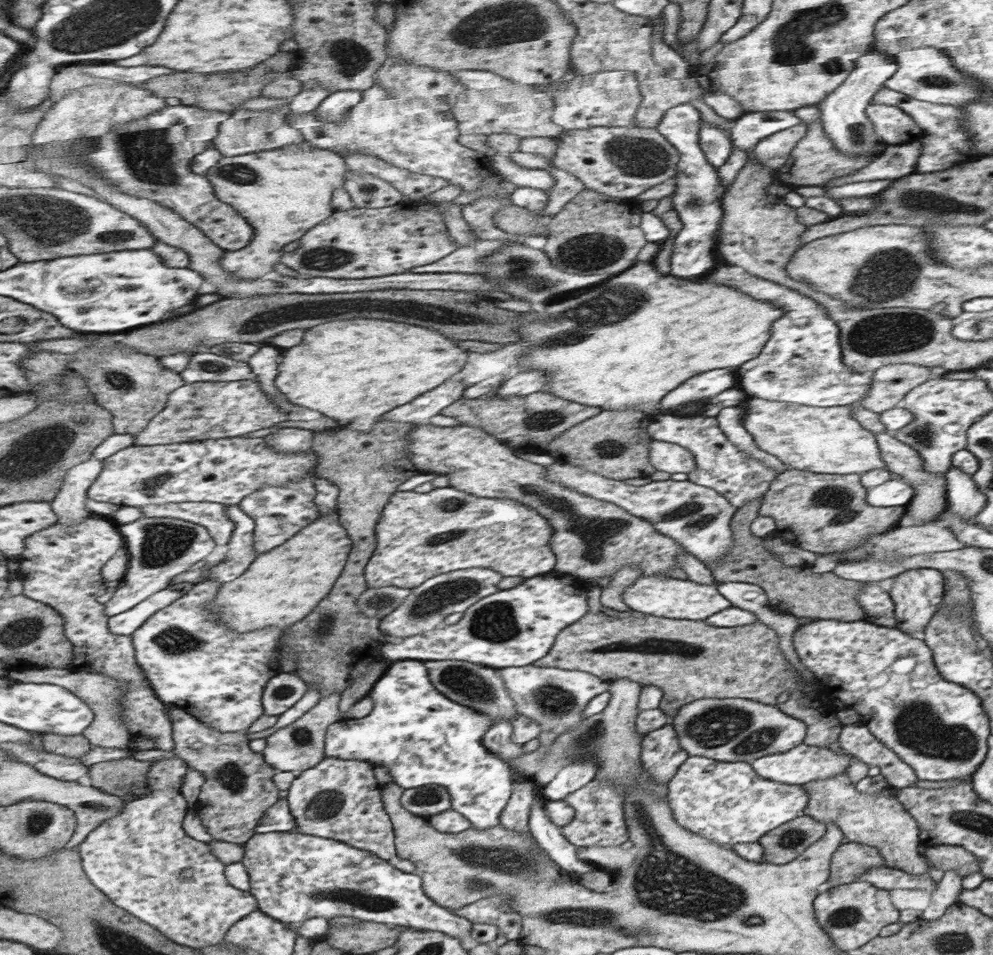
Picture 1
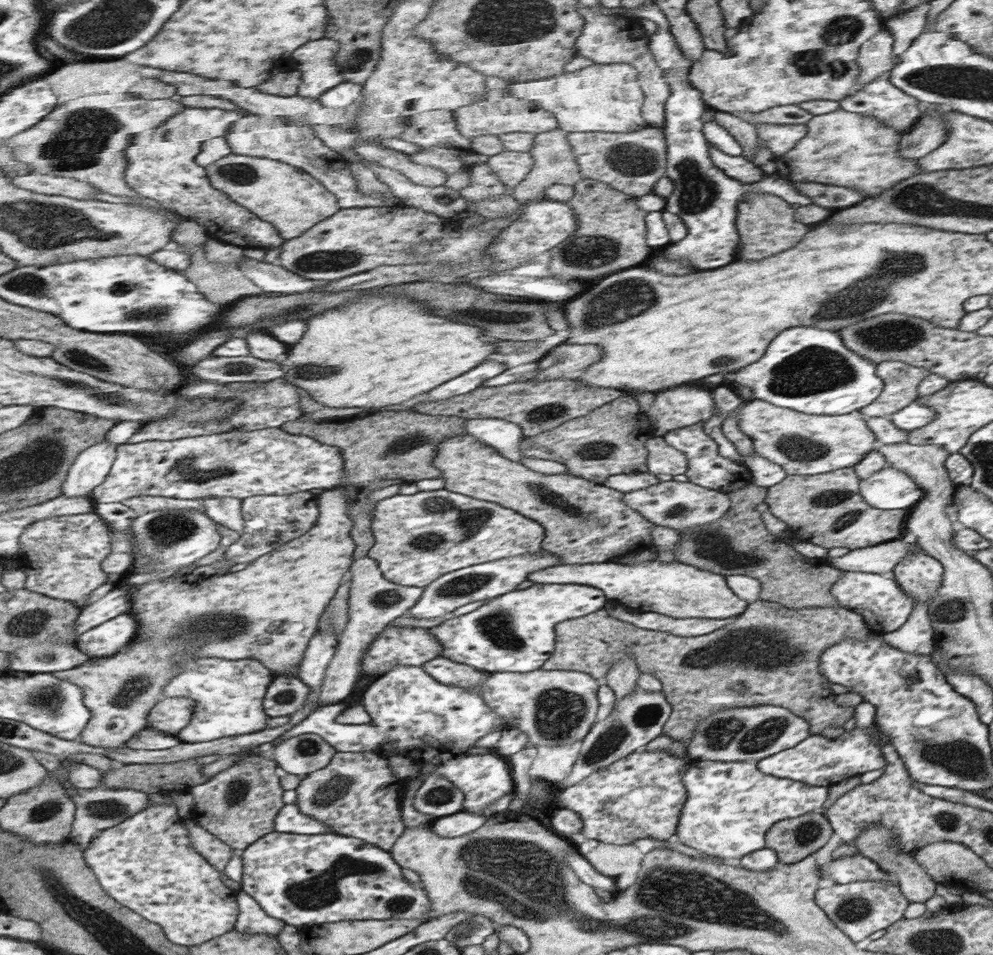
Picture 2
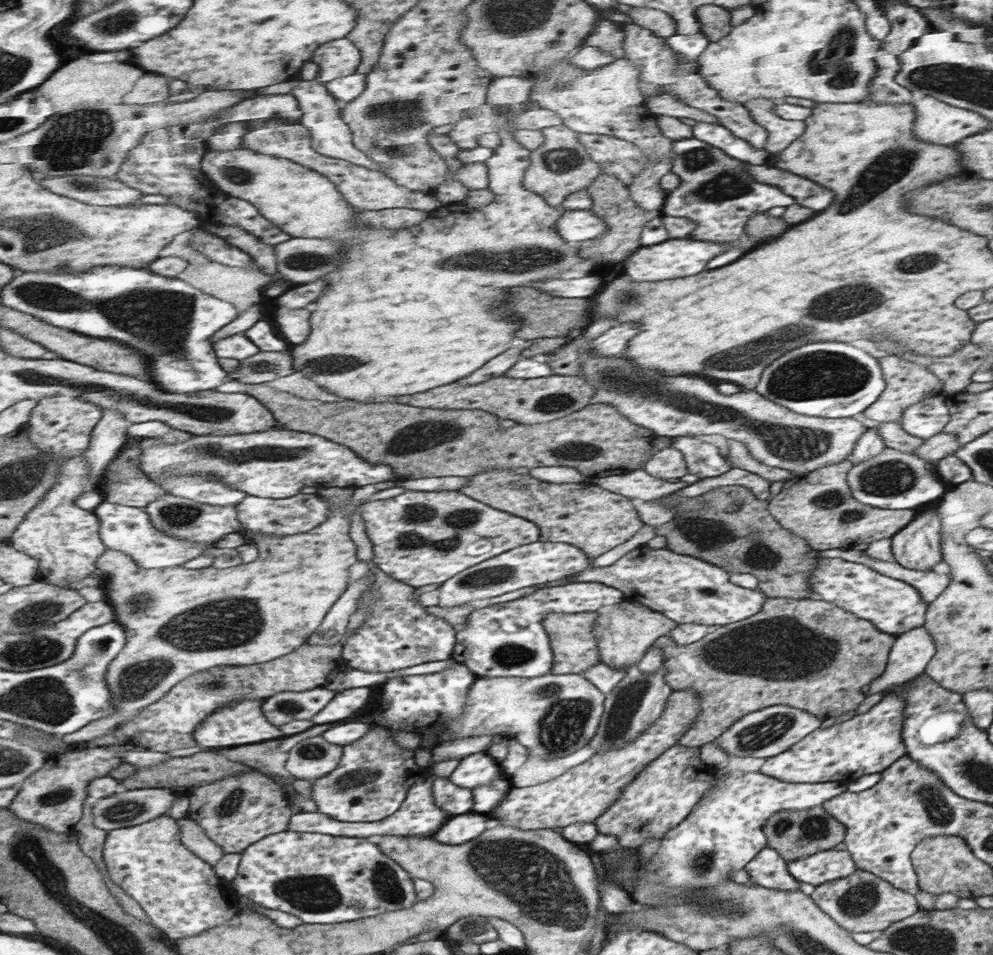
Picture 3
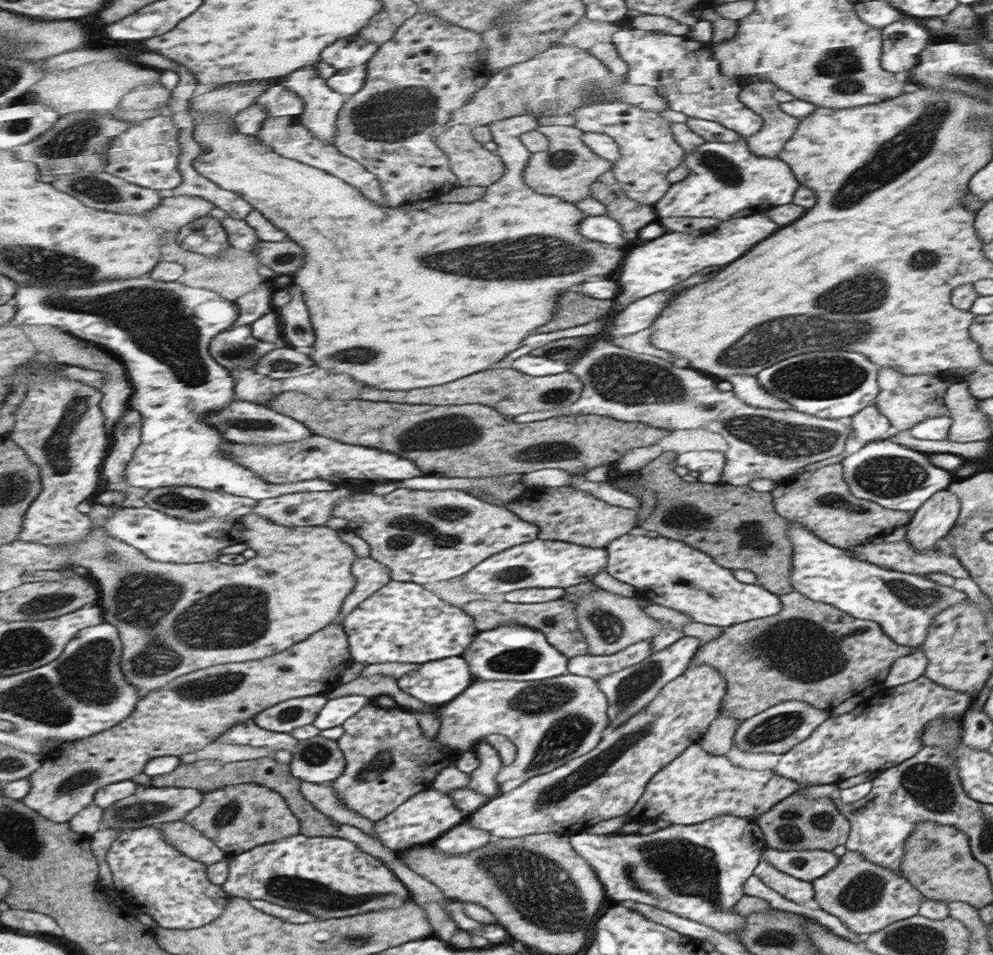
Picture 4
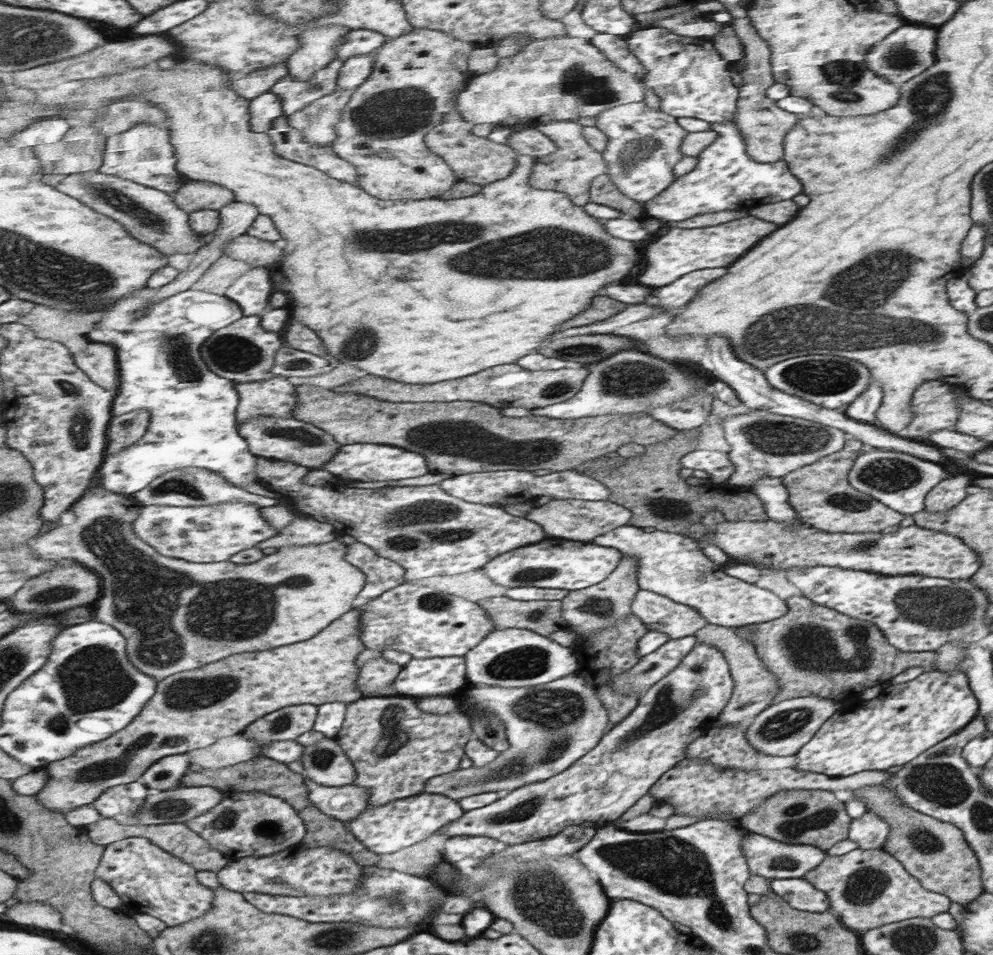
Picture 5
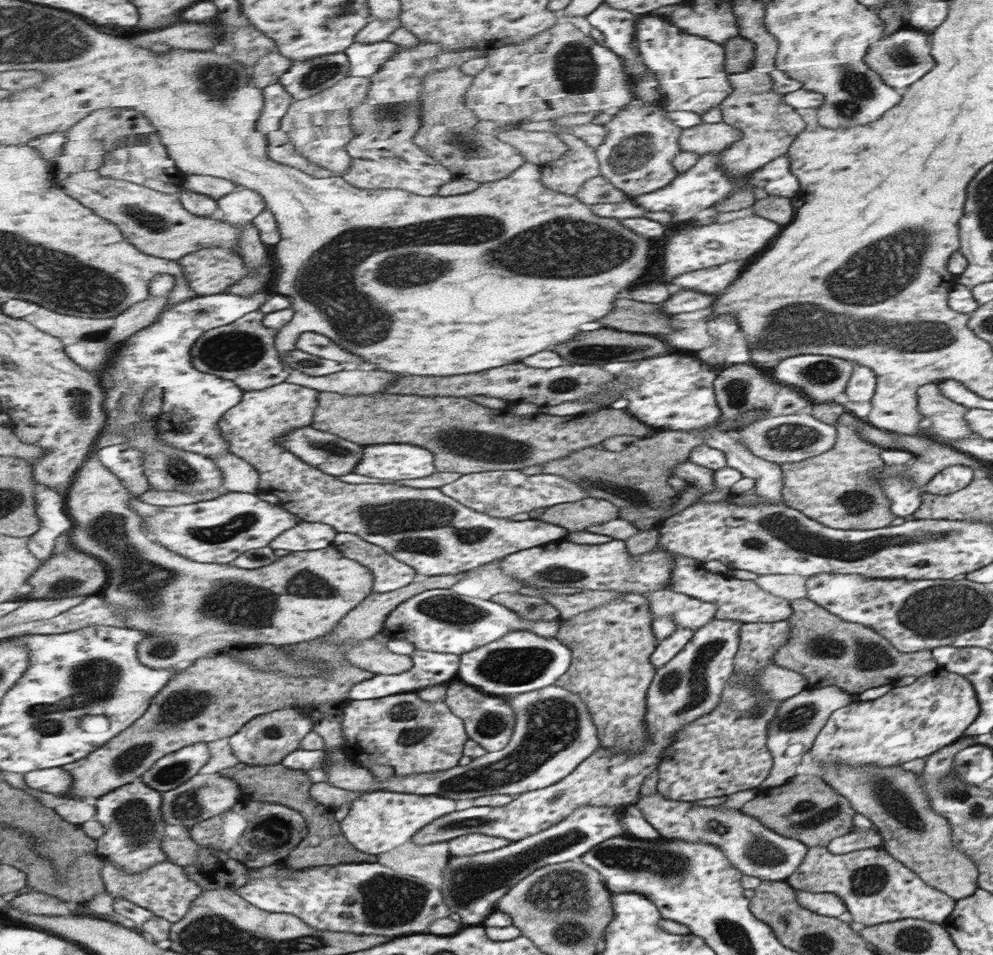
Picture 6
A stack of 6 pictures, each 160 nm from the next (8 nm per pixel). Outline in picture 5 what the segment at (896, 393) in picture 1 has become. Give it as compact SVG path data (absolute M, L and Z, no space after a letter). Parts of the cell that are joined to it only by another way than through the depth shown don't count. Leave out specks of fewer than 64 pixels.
M926 380L911 396L912 422L907 438L923 441L933 430L953 428L960 408L950 385L941 380Z

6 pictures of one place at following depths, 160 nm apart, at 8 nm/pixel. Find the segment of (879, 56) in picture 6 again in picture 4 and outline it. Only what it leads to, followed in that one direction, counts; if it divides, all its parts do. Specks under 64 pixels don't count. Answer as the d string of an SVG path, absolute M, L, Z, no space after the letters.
M906 15L904 20L892 22L880 29L882 32L879 64L889 73L901 77L911 71L918 61L917 54L927 46L929 32L922 21Z

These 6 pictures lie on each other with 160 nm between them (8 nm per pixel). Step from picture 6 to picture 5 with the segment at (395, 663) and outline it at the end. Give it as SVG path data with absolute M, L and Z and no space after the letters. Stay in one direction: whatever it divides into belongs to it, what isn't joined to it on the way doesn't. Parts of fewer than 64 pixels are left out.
M383 657L373 658L365 663L361 670L358 687L365 696L391 696L391 694L405 696L398 690L393 690L395 679L402 672L399 664L389 662Z

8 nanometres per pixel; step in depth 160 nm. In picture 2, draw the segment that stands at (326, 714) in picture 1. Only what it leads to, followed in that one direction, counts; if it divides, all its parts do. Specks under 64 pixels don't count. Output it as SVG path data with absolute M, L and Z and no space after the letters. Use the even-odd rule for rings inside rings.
M370 555L354 561L351 572L353 577L352 589L350 590L349 624L347 624L342 636L338 638L336 653L334 654L333 660L331 660L331 664L329 664L329 668L327 668L327 673L325 673L321 696L318 700L318 704L321 707L343 702L343 700L354 691L359 679L362 678L363 655L371 646L371 643L377 640L376 637L381 635L381 632L385 632L386 629L394 623L395 619L402 618L404 615L409 614L411 609L421 601L421 597L423 597L423 593L426 591L426 588L411 587L407 584L395 584L384 576L378 560L375 560ZM300 735L275 746L279 766L289 774L306 777L331 764L338 750L317 735Z

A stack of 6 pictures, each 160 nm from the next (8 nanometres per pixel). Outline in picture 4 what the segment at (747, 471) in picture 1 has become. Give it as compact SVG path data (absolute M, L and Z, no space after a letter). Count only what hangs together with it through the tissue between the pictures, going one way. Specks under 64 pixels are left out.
M691 451L676 455L677 466L698 472L697 480L705 484L717 483L724 469L724 453L715 451Z

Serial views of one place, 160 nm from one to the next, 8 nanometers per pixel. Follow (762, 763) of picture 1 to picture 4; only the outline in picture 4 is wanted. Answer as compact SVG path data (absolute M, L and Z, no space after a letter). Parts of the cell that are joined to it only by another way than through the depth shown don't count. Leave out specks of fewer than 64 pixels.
M925 676L893 687L880 696L869 696L865 713L857 708L827 720L790 751L781 755L772 771L786 779L811 785L831 784L862 772L879 773L903 763L922 748L923 728L936 718L961 719L973 697L935 684Z

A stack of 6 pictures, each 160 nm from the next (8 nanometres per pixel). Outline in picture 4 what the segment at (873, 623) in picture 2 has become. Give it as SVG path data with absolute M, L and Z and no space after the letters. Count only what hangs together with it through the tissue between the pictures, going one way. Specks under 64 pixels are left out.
M787 520L789 539L794 545L792 590L803 597L821 602L852 618L875 622L891 641L901 646L920 646L926 640L931 620L966 598L965 593L928 579L925 575L907 574L859 561L843 549L827 544L798 522Z

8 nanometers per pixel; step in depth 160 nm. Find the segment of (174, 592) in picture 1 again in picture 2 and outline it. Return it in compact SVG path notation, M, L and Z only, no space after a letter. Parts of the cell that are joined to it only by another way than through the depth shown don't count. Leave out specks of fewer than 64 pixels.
M126 613L81 635L79 647L91 661L101 660L126 648L138 632L139 620Z

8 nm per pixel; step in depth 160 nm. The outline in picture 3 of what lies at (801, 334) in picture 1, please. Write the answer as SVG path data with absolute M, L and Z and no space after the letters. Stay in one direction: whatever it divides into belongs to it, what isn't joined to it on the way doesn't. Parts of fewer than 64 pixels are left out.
M812 341L766 366L754 391L795 414L819 418L859 417L885 390L879 360L843 342Z

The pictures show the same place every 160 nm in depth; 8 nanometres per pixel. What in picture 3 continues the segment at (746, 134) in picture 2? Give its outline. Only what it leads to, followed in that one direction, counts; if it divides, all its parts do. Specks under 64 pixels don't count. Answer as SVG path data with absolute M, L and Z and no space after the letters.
M659 95L647 99L647 110L655 116L669 116L673 118L688 118L696 122L719 124L713 116L702 110L691 108L670 95Z

